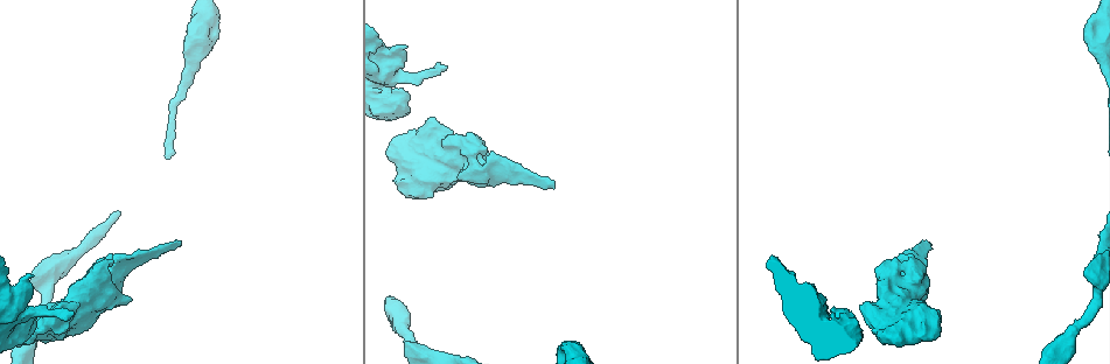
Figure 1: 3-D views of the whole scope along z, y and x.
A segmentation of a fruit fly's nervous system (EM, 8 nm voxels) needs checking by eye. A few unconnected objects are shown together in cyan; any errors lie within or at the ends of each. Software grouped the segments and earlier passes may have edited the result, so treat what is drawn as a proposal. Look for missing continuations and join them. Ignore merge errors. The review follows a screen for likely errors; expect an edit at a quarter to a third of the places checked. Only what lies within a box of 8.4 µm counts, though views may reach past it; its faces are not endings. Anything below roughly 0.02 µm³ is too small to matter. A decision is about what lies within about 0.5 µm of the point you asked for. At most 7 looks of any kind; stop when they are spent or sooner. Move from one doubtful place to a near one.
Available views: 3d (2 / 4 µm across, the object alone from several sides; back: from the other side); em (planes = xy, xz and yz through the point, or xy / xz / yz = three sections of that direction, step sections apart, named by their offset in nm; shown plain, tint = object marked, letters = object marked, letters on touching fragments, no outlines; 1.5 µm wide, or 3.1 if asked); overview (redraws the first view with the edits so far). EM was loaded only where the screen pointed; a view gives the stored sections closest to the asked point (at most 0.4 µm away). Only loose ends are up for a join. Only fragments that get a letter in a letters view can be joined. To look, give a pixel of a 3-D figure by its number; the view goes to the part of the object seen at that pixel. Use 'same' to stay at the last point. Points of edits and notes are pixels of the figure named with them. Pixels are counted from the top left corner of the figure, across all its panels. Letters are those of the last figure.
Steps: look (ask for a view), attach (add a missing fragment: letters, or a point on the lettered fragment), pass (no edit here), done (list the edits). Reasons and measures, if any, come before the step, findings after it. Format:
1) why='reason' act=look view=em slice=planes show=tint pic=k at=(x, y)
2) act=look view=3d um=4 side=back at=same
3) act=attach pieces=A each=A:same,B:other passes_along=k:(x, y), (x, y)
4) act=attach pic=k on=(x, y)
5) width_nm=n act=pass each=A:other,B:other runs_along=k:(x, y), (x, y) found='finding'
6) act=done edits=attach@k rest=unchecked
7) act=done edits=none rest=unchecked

why='an open end' act=look view=em slice=xz step=8 show=letters pic=1 at=(111, 261)

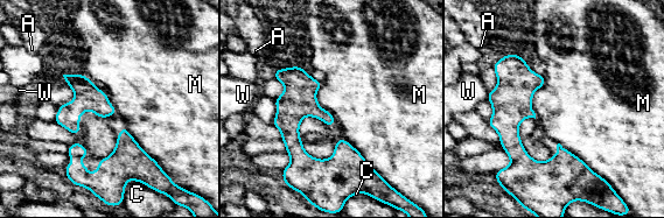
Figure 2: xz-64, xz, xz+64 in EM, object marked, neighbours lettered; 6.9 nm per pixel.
act=look view=em slice=planes show=letters at=same

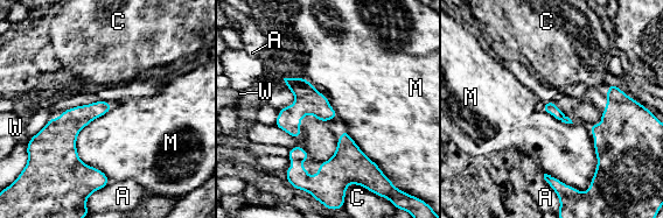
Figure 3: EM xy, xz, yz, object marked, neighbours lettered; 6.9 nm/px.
act=pass each=A:other,C:other,M:other,W:other border=3:(111, 108), (76, 140), (109, 180) found='none of them fits'

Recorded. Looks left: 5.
why='thin end' act=look view=em slice=xz step=8 show=tint pic=1 at=(447, 65)

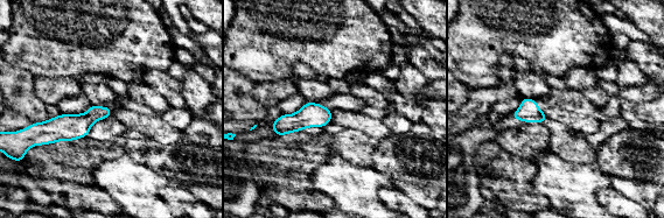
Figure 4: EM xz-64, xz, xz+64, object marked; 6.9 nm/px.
why='cut it another way' act=look view=em slice=planes show=letters at=same

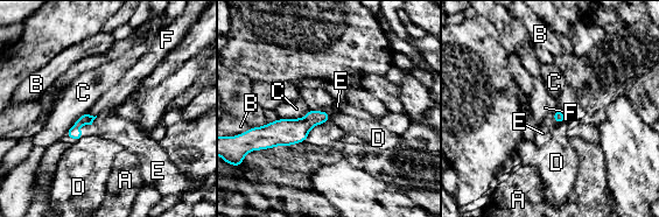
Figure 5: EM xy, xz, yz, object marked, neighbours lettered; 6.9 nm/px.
act=attach pic=5 on=(542, 133) each=A:other,B:other,C:other,D:other,E:same,F:other passes_along=5:(559, 117), (554, 119), (542, 133) found='it goes on there'

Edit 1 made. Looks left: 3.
why='tapers out' act=look view=3d um=4 pic=1 at=(922, 240)

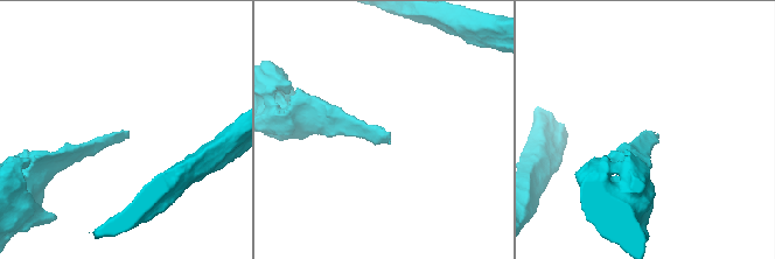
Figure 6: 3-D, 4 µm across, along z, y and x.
act=look view=em slice=planes show=letters pic=6 at=(126, 134)

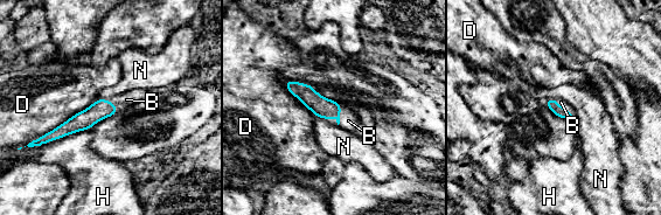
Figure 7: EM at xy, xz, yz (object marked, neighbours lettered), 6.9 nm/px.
act=attach pic=7 on=(348, 120) each=B:same,D:other,H:other,N:other passes_along=7:(321, 106), (340, 115), (348, 120) found='the neuron continues'

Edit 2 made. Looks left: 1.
act=done edits=attach@5,attach@7 rest=unchecked

